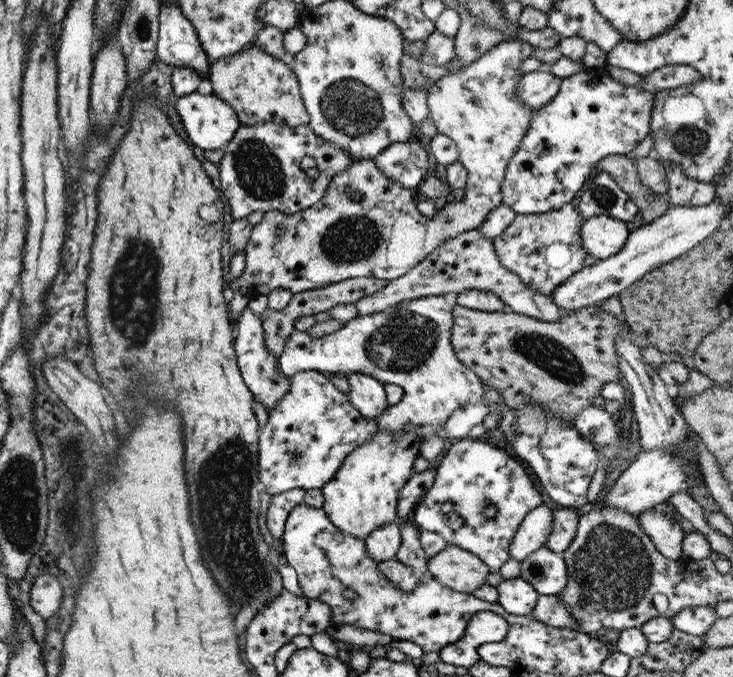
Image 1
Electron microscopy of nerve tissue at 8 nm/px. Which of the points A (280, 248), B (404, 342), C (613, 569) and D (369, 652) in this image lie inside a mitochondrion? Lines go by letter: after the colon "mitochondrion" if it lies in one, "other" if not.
A: other
B: mitochondrion
C: mitochondrion
D: other

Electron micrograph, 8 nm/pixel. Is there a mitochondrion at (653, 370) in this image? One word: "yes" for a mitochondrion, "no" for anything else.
no

